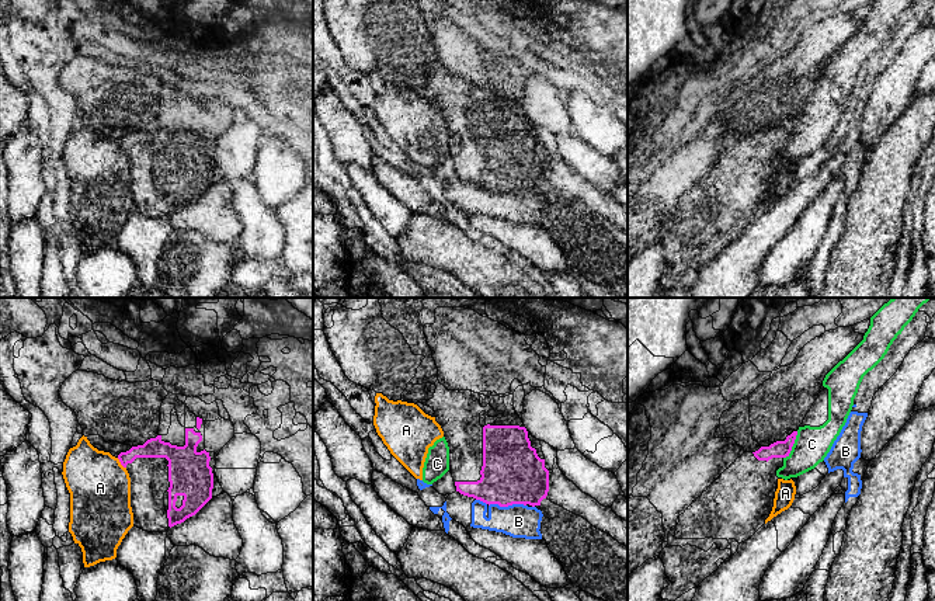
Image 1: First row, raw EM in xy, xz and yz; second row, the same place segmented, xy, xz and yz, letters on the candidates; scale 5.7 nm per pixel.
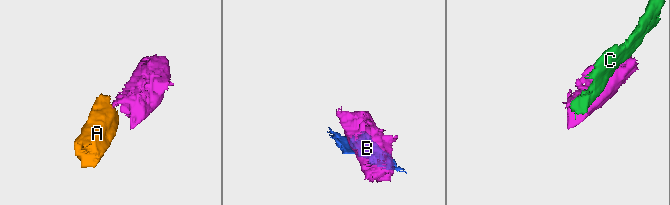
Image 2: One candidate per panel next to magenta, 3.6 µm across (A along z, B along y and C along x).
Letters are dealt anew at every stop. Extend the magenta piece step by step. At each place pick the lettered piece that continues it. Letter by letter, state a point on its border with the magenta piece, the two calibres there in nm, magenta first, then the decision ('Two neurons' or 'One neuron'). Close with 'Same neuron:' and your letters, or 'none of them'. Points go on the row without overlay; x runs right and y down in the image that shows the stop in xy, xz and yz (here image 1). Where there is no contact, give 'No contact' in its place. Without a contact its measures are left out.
A: Touches magenta at xy (121, 149). Thickness 110 nm (magenta) against 360 nm. Two neurons
B: Touches magenta at xz (507, 191). Thickness 360 nm (magenta) against 190 nm. Two neurons
C: Touches magenta at yz (792, 131). Thickness 100 nm (magenta) against 200 nm. Two neurons
Same neuron: none of them

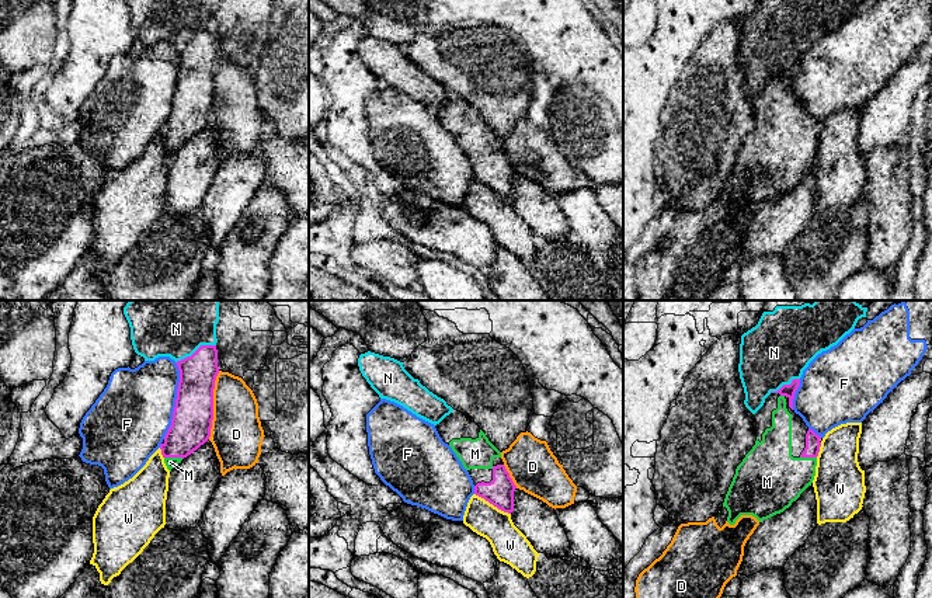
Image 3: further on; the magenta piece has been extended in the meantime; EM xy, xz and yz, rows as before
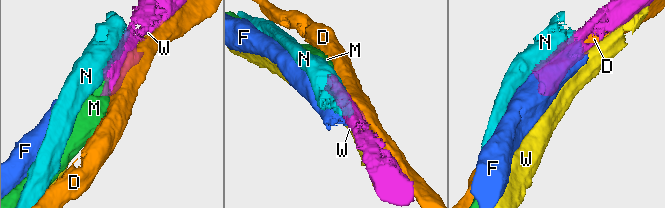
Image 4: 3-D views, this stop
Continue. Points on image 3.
D: Touches magenta at xy (212, 90). Thickness 220 nm (magenta) against 300 nm. Two neurons
F: Touches magenta at xy (176, 86). Thickness 220 nm (magenta) against 440 nm. Two neurons
M: Touches magenta at xy (174, 142). Thickness 220 nm (magenta) against 60 nm. One neuron
N: Touches magenta at xy (197, 35). Thickness 220 nm (magenta) against 260 nm. Two neurons
W: Touches magenta at xz (493, 190). Thickness 160 nm (magenta) against 200 nm. Two neurons
Same neuron: M

